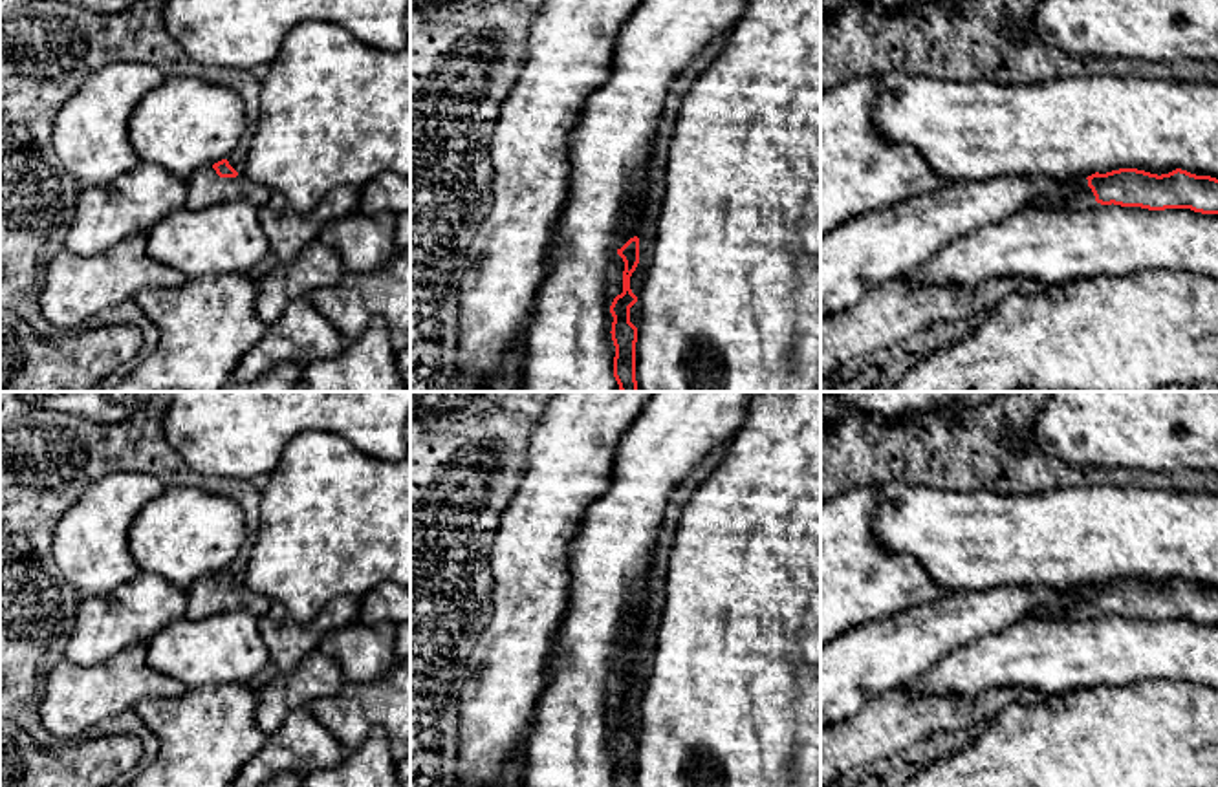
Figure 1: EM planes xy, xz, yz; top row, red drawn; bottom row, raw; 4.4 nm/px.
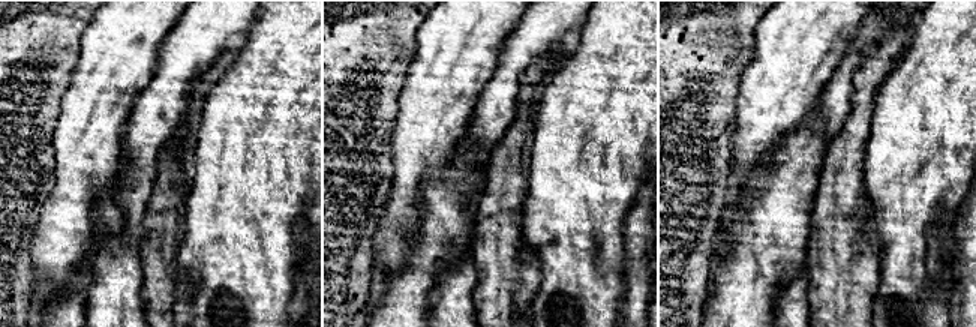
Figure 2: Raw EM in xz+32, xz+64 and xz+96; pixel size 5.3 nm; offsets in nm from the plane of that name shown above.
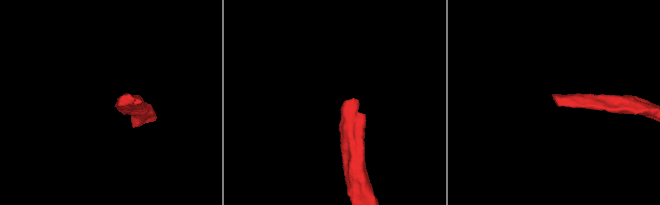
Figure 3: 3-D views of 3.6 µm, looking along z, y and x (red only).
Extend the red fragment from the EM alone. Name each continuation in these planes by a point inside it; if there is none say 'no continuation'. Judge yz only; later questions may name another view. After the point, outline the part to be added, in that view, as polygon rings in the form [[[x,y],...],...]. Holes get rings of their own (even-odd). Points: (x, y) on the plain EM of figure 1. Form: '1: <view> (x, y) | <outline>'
1: yz (1081, 606) | [[[1070,588],[1070,589],[1062,589],[1062,591],[1071,597],[1071,604],[1068,608],[1064,608],[1064,609],[1039,609],[1035,613],[1035,617],[1042,617],[1042,619],[1090,619],[1097,613],[1092,598],[1088,597],[1086,588]]]

